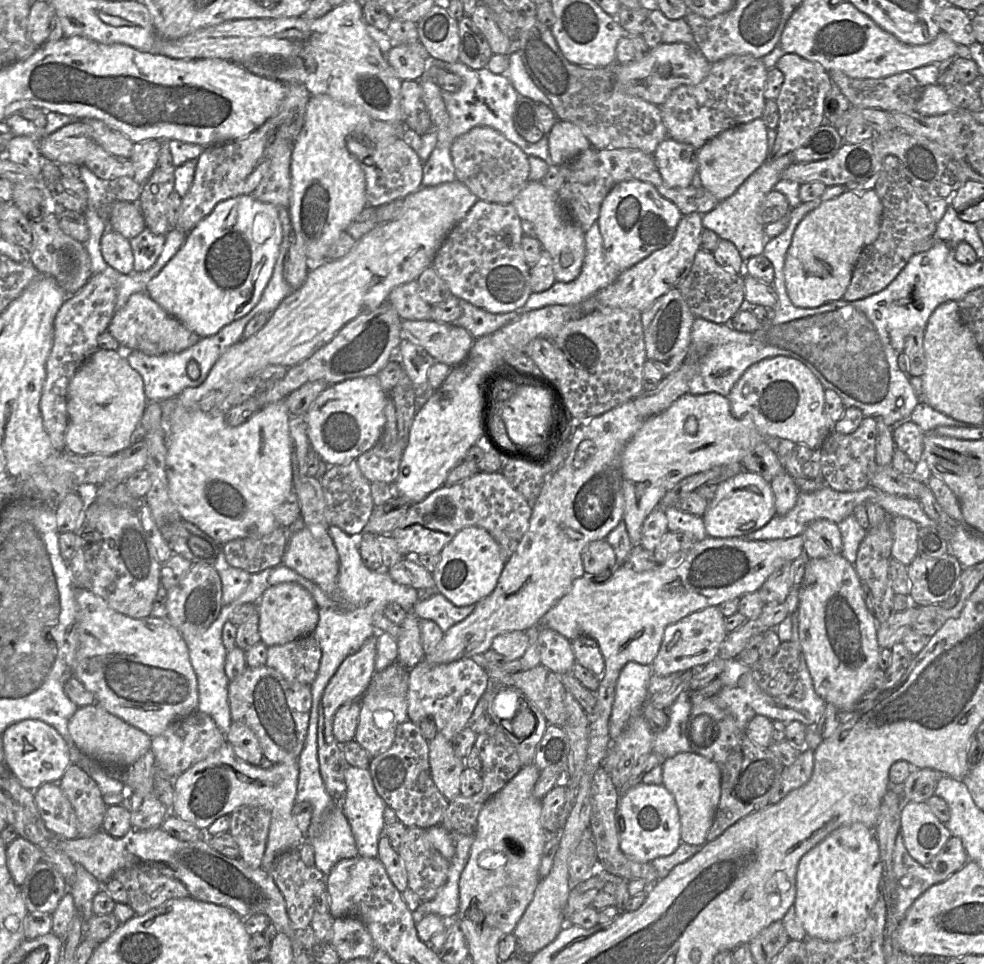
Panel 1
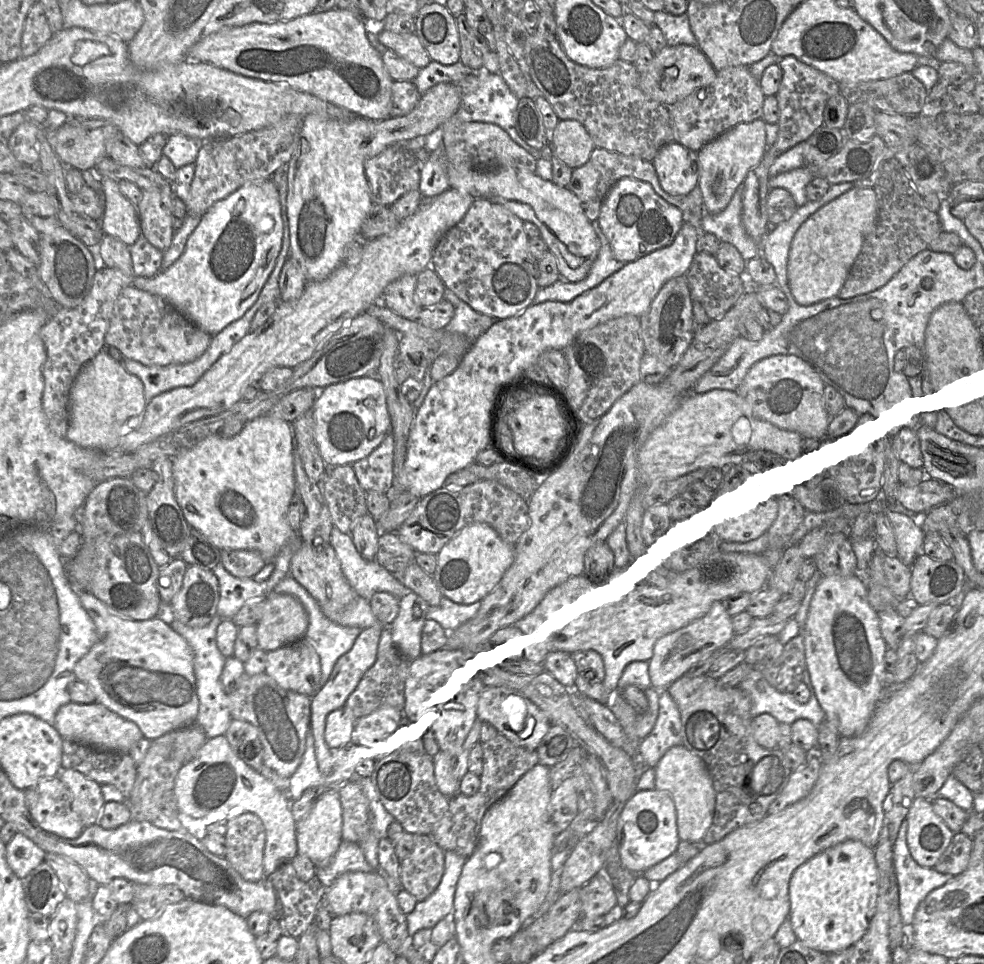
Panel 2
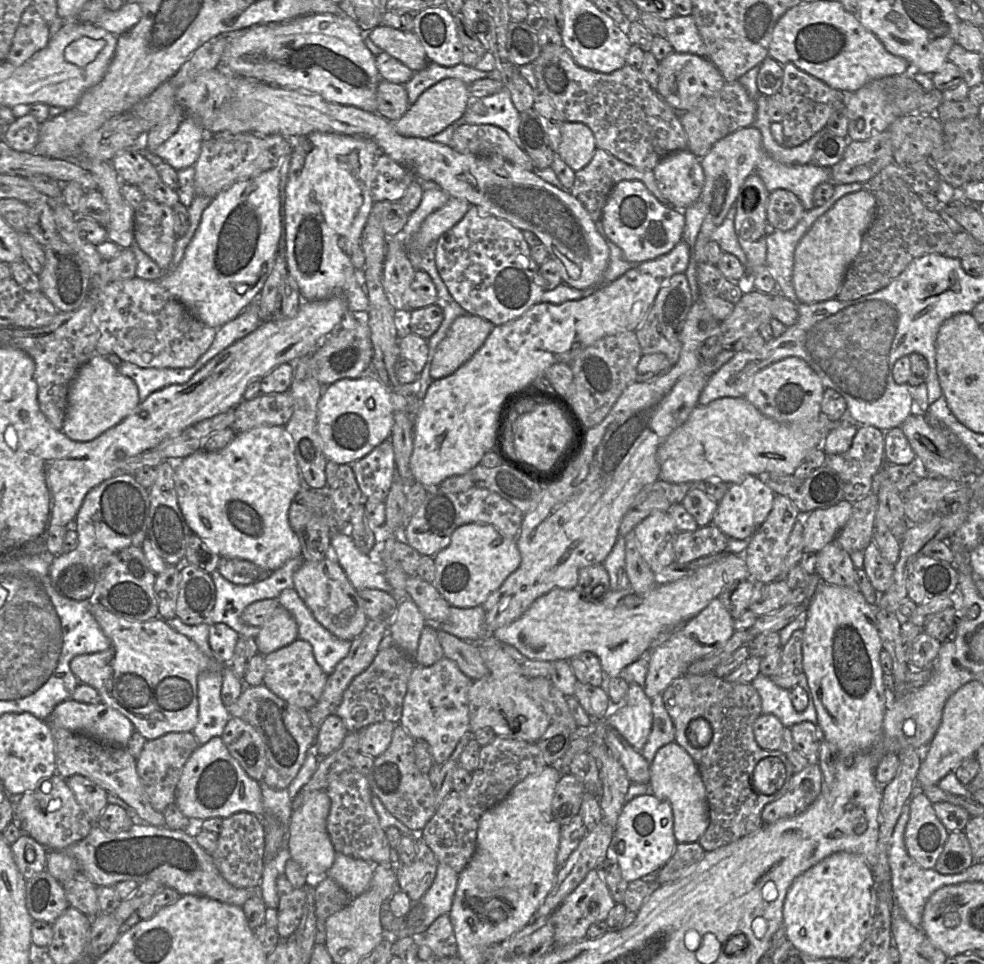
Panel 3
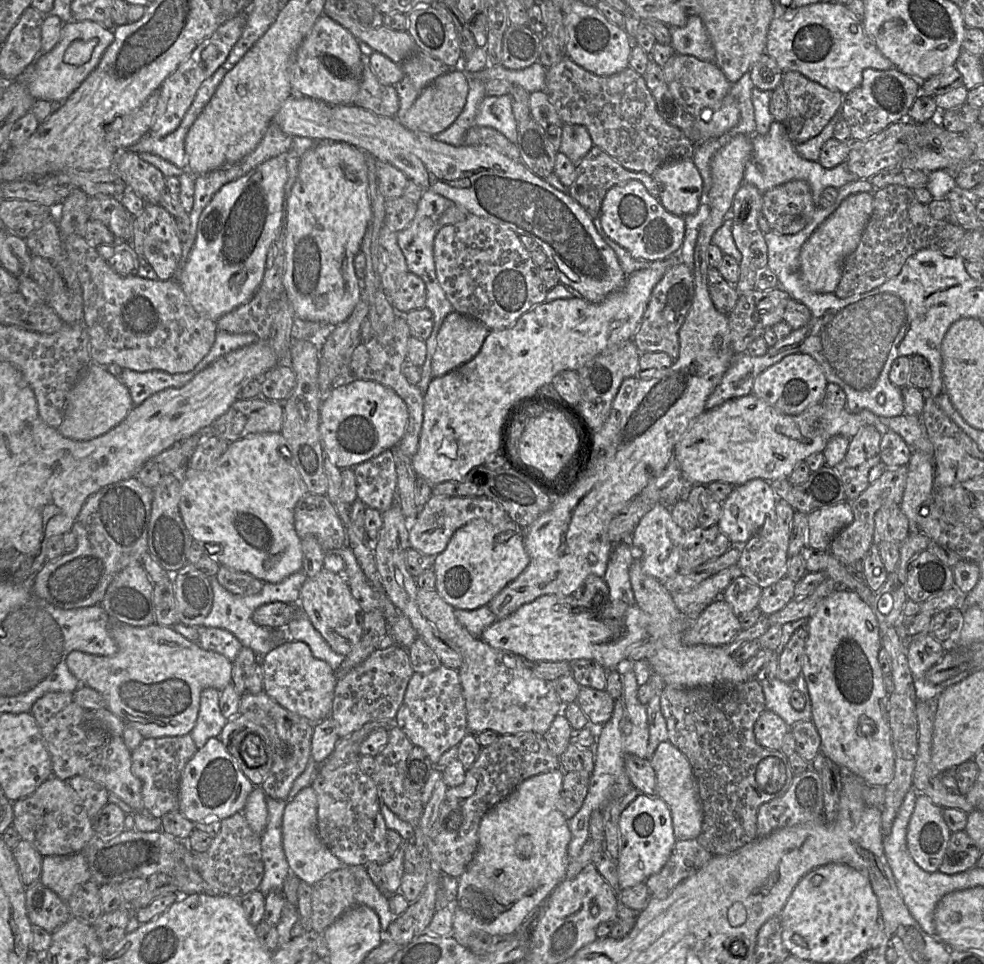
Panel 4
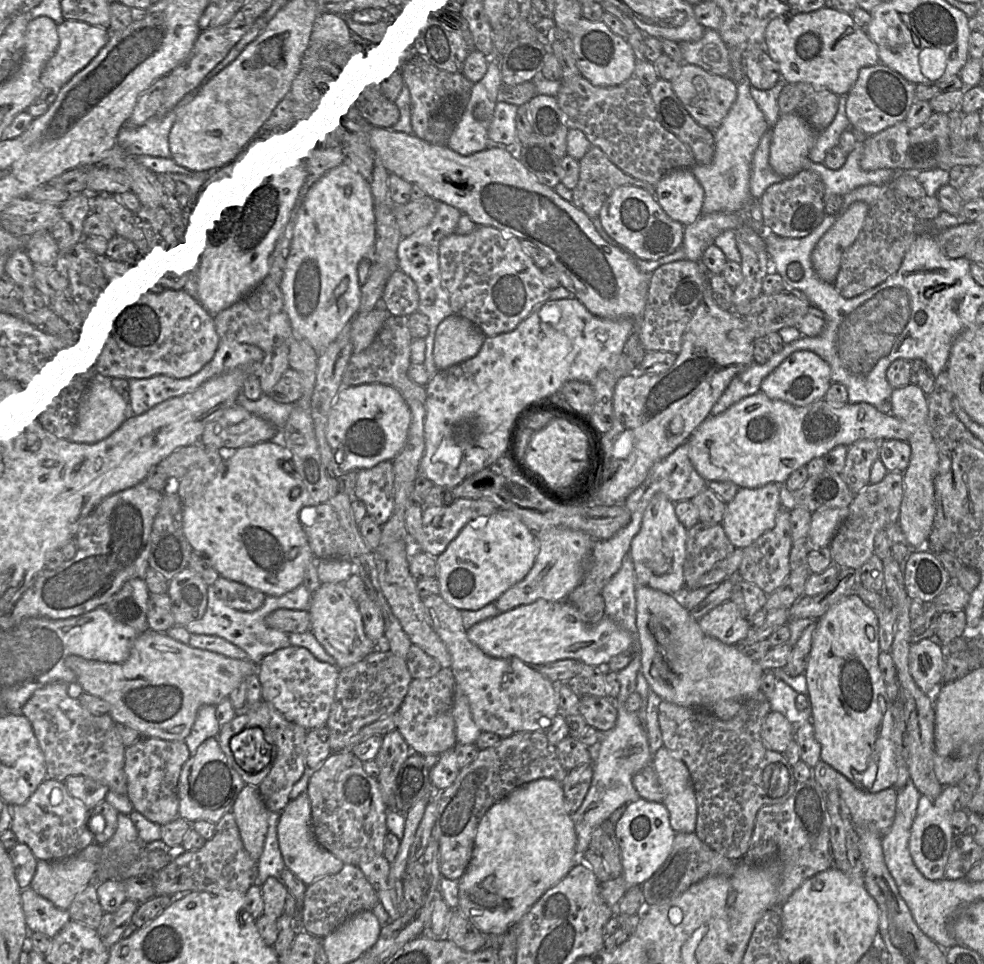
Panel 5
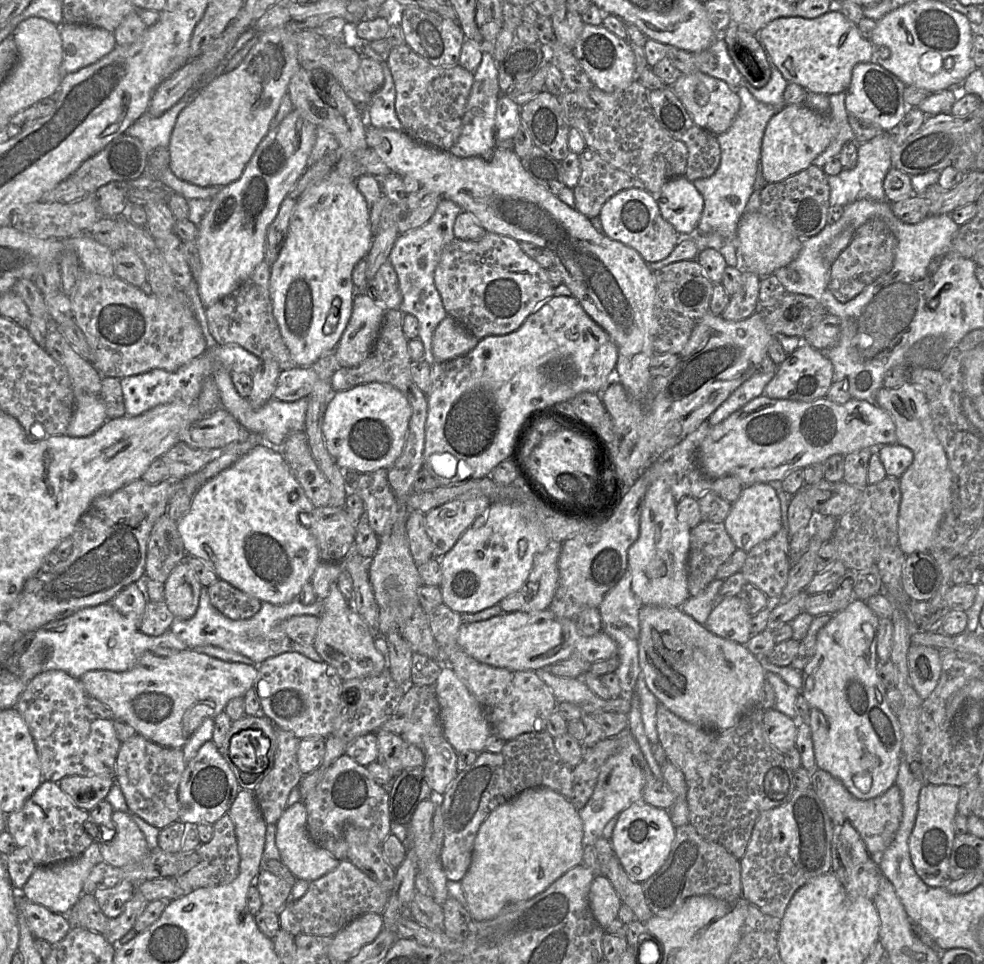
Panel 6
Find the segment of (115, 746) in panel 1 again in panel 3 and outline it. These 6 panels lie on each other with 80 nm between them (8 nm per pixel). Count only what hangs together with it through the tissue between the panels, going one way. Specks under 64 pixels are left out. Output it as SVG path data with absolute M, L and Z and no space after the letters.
M72 699L59 703L50 715L53 725L111 745L127 745L135 732L132 722L104 703L85 704Z

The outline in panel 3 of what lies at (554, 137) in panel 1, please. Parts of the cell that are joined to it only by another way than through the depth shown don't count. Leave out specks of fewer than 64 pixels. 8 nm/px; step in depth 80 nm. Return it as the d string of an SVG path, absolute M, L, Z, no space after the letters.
M562 123L561 139L556 153L574 172L588 164L595 149L593 133L585 124Z

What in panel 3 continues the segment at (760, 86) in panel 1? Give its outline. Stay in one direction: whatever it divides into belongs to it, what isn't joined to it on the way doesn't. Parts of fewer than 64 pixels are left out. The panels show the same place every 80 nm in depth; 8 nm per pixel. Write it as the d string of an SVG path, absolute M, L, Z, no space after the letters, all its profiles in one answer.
M739 81L726 82L717 93L701 97L692 109L679 113L680 123L688 139L687 150L702 158L720 139L741 128L752 126L756 111L756 100L750 98Z

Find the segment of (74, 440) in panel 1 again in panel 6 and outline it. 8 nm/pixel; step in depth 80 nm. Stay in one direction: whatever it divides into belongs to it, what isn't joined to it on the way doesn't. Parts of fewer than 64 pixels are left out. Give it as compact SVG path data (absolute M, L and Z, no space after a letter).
M86 394L75 399L75 410L65 432L72 437L93 434L108 419L106 407L100 395Z

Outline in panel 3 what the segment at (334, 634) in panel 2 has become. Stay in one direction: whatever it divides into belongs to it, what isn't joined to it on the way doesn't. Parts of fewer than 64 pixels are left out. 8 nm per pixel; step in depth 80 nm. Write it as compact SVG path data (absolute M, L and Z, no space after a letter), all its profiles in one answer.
M295 588L283 590L277 600L296 620L298 639L312 645L316 661L329 676L336 665L348 655L352 641L340 639L322 626Z

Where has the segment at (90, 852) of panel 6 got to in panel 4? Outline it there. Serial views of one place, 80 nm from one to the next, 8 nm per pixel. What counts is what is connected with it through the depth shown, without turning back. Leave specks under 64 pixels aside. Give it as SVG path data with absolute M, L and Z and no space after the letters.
M83 852L61 856L44 856L39 881L67 902L75 888L91 880Z

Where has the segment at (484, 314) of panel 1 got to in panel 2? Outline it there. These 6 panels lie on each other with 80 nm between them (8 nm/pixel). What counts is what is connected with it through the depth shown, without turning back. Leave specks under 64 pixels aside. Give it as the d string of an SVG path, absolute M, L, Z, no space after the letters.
M447 287L444 299L454 307L454 315L444 329L451 333L463 334L471 343L492 326L495 319L473 310L468 304L460 300Z

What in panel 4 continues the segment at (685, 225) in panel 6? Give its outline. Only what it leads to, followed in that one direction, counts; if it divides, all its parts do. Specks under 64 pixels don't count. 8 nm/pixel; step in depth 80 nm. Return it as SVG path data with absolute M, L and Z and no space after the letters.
M671 159L661 164L652 174L658 190L658 200L670 213L684 217L696 212L703 202L703 182L692 159Z

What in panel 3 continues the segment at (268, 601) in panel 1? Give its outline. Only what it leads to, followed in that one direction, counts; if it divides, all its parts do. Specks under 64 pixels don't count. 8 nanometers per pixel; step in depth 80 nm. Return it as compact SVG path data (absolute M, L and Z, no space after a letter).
M280 605L271 618L259 628L255 643L258 653L267 655L297 639L297 622L291 613Z

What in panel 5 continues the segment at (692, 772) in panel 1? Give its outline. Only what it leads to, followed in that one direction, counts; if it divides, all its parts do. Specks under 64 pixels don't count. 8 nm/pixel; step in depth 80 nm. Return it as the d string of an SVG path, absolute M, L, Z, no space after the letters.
M662 746L653 757L653 767L664 793L672 829L678 833L696 831L697 801L689 770Z

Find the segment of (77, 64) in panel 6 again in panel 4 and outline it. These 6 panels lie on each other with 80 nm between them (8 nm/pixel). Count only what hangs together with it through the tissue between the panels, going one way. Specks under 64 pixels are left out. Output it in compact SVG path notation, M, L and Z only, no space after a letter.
M84 20L65 22L61 38L48 53L39 54L27 67L25 82L35 100L63 103L98 66L104 52L114 40L113 29L102 24Z

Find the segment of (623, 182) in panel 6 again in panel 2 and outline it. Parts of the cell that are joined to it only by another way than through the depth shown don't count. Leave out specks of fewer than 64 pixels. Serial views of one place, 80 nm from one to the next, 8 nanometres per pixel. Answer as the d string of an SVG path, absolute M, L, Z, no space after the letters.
M594 147L588 161L582 166L572 169L571 179L567 188L578 198L587 219L590 222L593 222L598 219L601 204L608 191L621 178L635 178L642 180L650 184L655 193L667 203L677 207L682 212L687 209L686 196L673 196L662 189L652 162L611 152L603 148Z

